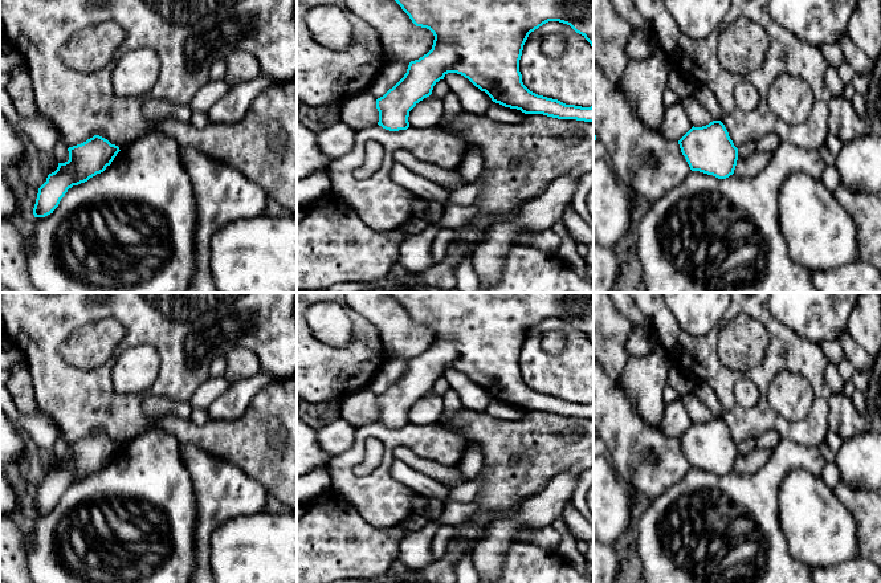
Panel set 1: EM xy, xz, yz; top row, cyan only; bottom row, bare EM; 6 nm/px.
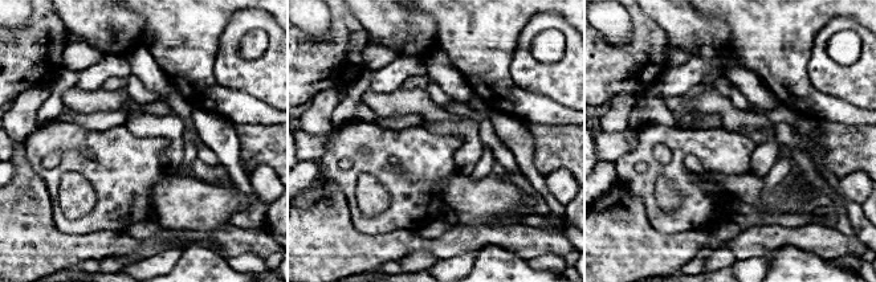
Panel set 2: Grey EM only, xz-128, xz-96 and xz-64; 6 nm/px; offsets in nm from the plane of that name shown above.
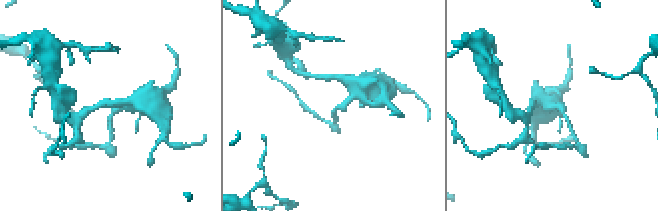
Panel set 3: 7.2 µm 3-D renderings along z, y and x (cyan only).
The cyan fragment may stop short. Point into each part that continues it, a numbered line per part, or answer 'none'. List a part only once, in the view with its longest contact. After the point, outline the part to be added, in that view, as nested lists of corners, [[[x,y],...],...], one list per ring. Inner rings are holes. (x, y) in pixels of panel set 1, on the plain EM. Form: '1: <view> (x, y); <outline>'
none

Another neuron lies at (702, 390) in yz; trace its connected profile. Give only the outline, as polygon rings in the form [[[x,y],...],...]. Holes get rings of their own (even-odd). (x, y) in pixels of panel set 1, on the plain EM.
[[[697,380],[693,392],[710,409],[710,412],[713,413],[713,417],[721,417],[722,403],[721,403],[719,398],[717,396],[715,391],[713,390],[713,387],[709,383],[702,382],[702,380]]]

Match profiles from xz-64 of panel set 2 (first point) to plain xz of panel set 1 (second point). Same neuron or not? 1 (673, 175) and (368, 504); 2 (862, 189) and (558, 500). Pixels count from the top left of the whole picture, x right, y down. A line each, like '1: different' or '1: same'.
1: same
2: same

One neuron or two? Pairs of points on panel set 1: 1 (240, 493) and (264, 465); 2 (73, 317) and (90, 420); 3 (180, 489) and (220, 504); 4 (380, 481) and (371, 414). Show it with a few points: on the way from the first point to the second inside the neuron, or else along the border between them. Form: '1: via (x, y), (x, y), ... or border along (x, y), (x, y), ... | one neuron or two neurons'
1: border along (227, 461), (252, 477), (270, 496) | two neurons
2: via (51, 342), (51, 376), (69, 395) | one neuron
3: border along (184, 465), (191, 477), (195, 496), (195, 526) | two neurons
4: border along (376, 420), (355, 428) | two neurons

